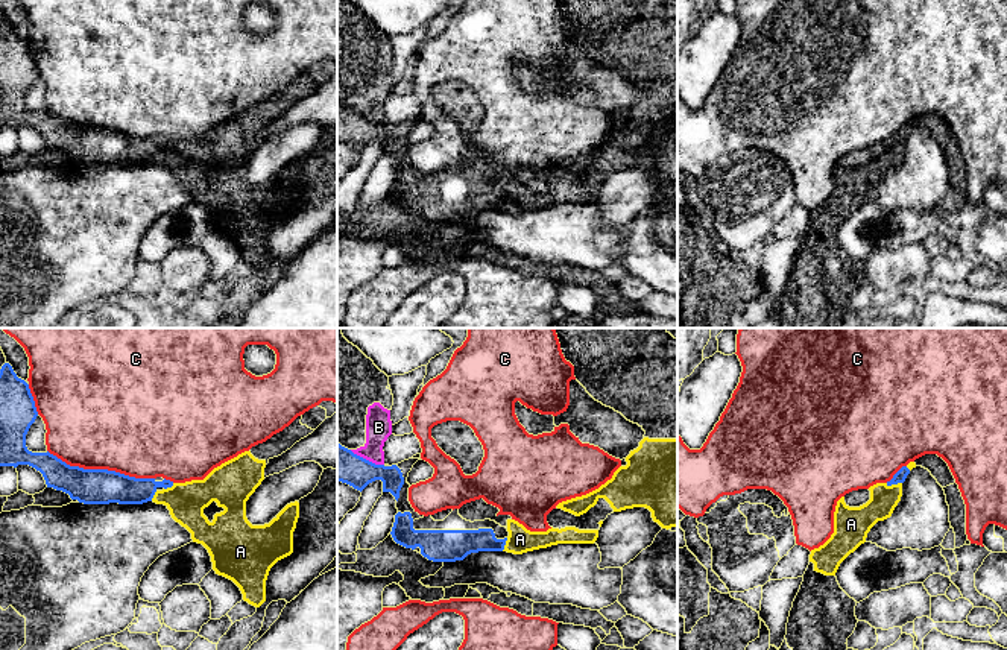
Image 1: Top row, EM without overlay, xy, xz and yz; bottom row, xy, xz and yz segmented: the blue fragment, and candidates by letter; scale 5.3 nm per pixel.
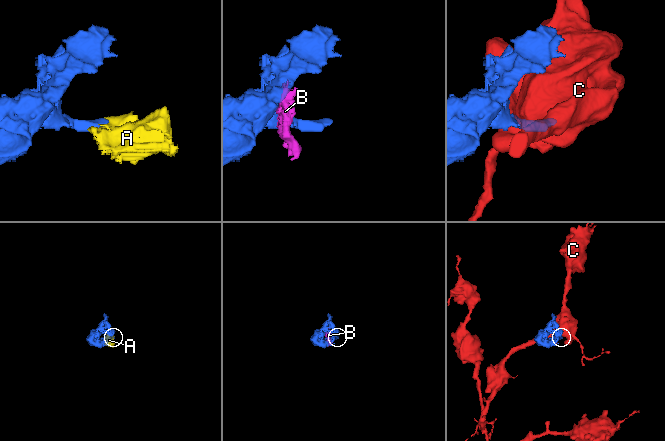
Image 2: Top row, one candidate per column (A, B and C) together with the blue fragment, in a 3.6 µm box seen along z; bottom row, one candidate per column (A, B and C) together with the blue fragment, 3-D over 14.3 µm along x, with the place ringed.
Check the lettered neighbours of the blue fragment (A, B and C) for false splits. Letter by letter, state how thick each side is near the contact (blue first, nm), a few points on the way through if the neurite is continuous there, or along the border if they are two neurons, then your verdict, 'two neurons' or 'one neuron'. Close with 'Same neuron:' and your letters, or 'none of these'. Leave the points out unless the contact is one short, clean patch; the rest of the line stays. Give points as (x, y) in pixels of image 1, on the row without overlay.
A: 60/150 nm | across yz (899, 137), (893, 143), (892, 151), (884, 158) | one neuron
B: 190/140 nm | two neurons
C: 190/500 nm | two neurons
Same neuron: A

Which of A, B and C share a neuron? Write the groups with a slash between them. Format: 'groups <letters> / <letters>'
groups A / B / C

